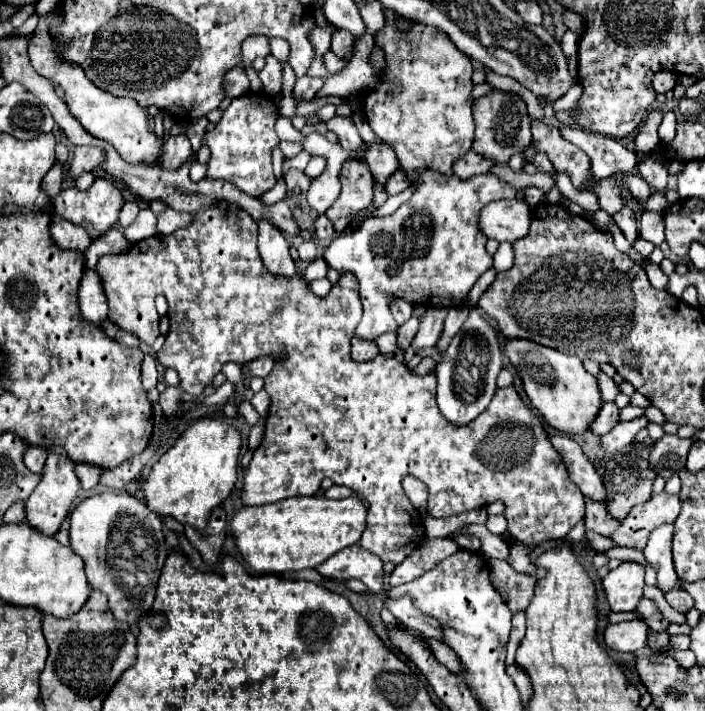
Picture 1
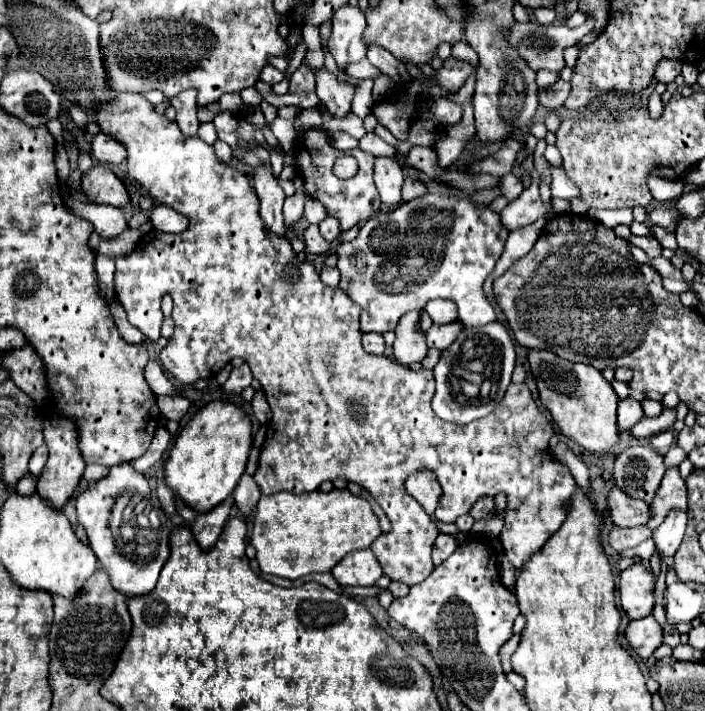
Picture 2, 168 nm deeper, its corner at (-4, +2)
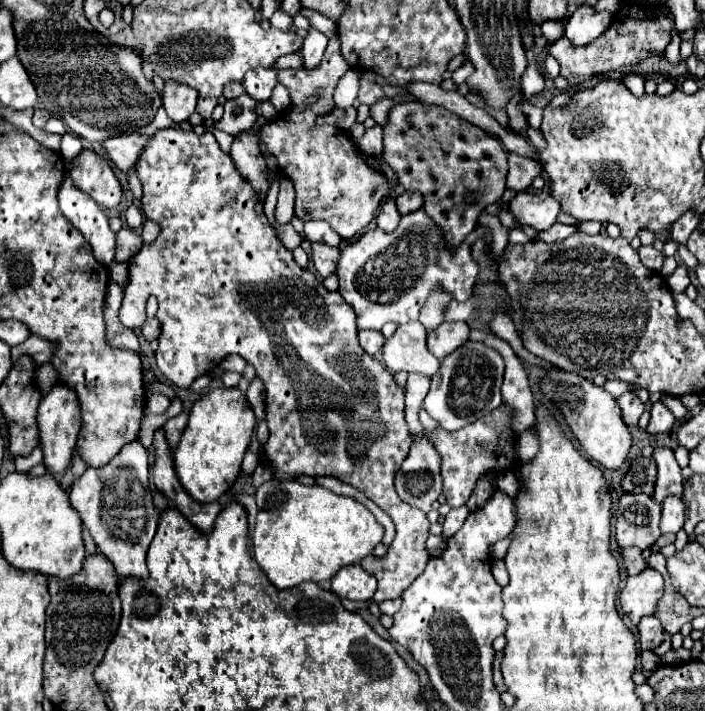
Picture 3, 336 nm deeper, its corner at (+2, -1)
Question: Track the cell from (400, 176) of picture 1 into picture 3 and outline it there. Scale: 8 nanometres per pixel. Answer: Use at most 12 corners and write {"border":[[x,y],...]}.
{"border":[[405,191],[395,199],[399,213],[407,215],[421,207],[417,193]]}

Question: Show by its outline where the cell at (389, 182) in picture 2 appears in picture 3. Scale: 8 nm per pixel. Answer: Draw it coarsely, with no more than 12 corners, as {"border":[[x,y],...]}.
{"border":[[395,199],[381,205],[377,227],[383,231],[395,231],[401,215]]}

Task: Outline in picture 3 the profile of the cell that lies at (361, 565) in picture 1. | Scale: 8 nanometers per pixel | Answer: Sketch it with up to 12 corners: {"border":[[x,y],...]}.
{"border":[[359,563],[337,571],[331,591],[369,601],[377,579]]}

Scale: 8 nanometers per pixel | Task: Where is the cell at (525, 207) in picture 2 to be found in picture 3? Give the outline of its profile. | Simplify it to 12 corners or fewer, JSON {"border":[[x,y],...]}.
{"border":[[517,193],[509,211],[519,225],[545,231],[557,221],[549,193]]}

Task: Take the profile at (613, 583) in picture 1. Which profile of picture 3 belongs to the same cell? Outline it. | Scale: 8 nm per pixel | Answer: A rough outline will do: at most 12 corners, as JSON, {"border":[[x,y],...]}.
{"border":[[647,567],[627,577],[619,603],[631,623],[655,613],[663,577]]}

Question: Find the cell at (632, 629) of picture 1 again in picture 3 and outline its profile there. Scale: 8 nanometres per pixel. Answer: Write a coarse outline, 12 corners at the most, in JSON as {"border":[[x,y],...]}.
{"border":[[641,619],[641,649],[655,649],[663,641],[659,619]]}

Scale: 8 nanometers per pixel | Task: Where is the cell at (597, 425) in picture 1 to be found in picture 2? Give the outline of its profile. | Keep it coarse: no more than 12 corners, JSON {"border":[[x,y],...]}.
{"border":[[619,400],[617,422],[621,430],[631,430],[643,418],[641,402]]}

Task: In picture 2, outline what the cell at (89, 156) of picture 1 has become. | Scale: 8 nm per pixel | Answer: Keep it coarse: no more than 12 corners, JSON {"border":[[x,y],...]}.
{"border":[[103,132],[93,136],[91,152],[101,164],[121,164],[127,148]]}

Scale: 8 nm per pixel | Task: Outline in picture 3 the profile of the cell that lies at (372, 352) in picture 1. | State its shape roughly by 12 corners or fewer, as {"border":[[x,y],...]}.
{"border":[[359,331],[359,343],[369,355],[383,347],[381,331]]}

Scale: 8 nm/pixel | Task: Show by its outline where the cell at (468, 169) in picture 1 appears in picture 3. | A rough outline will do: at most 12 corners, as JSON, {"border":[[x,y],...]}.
{"border":[[509,153],[507,187],[525,191],[541,175],[533,159]]}

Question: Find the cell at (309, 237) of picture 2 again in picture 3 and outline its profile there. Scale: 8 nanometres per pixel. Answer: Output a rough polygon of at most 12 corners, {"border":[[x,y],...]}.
{"border":[[311,243],[313,263],[321,277],[335,273],[339,249]]}

